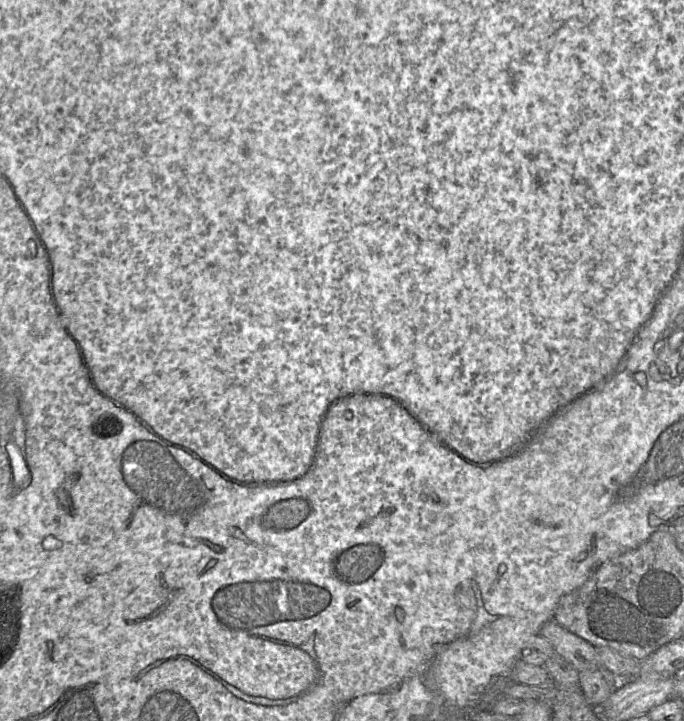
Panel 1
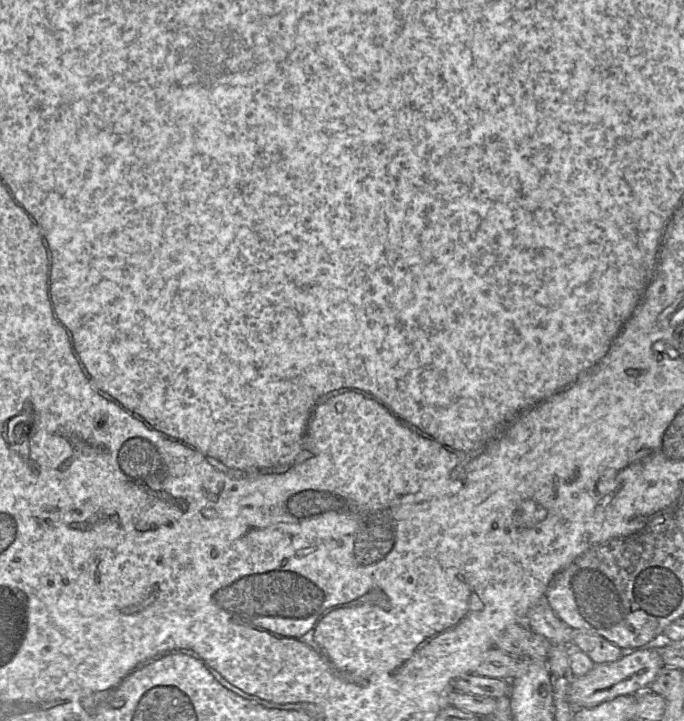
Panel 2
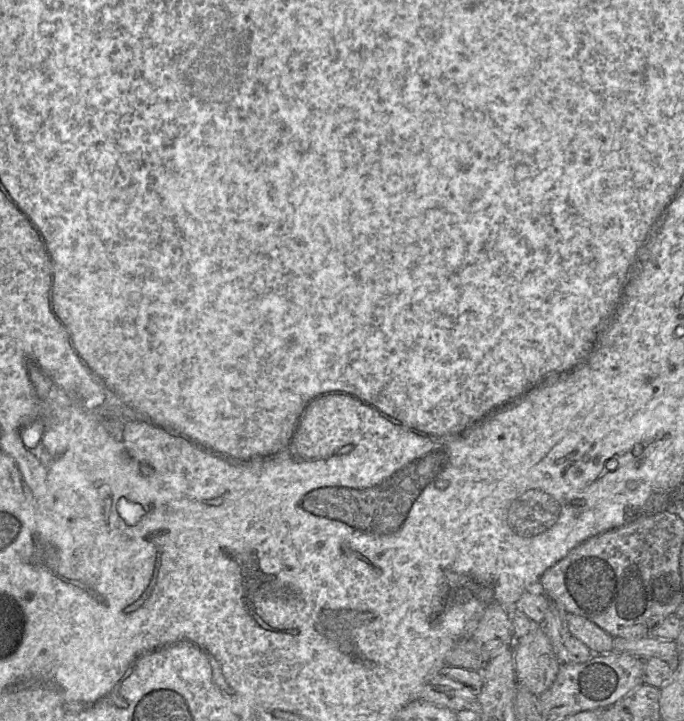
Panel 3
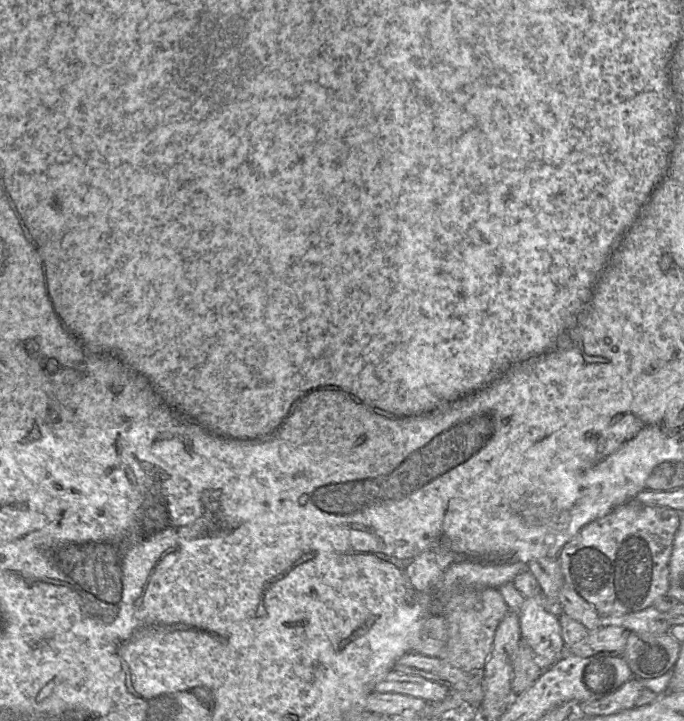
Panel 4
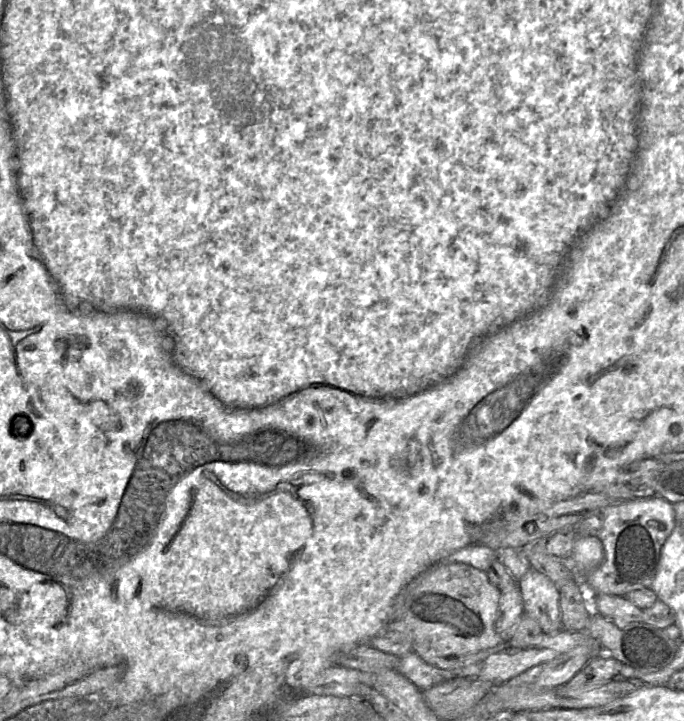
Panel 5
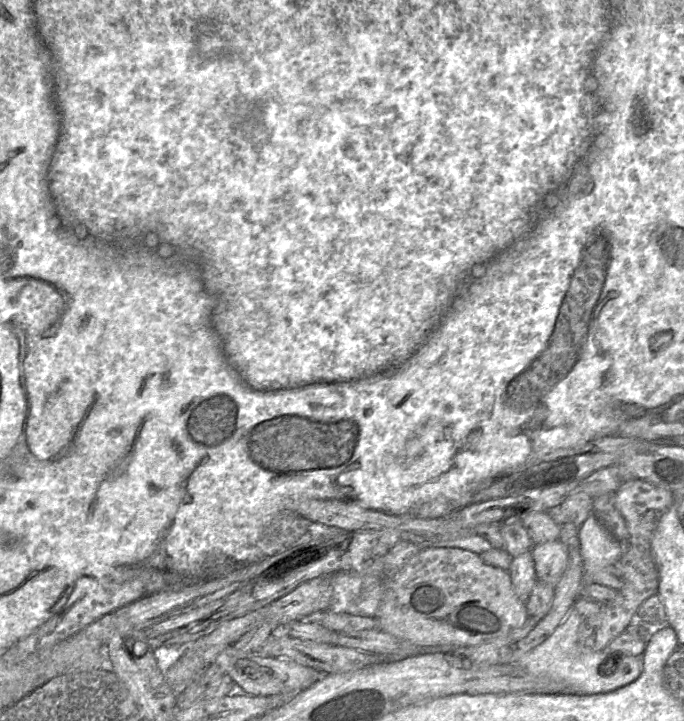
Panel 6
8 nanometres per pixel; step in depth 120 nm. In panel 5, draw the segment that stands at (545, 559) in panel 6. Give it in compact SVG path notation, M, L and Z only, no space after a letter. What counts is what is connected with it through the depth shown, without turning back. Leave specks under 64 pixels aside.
M530 567L517 583L524 614L534 619L544 633L561 630L560 591L550 578Z

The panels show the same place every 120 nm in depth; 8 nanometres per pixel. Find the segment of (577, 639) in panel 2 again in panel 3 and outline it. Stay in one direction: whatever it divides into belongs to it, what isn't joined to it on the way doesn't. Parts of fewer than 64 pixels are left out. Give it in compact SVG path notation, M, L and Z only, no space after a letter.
M566 614L569 634L583 642L594 654L607 654L613 651L613 638L590 620Z

